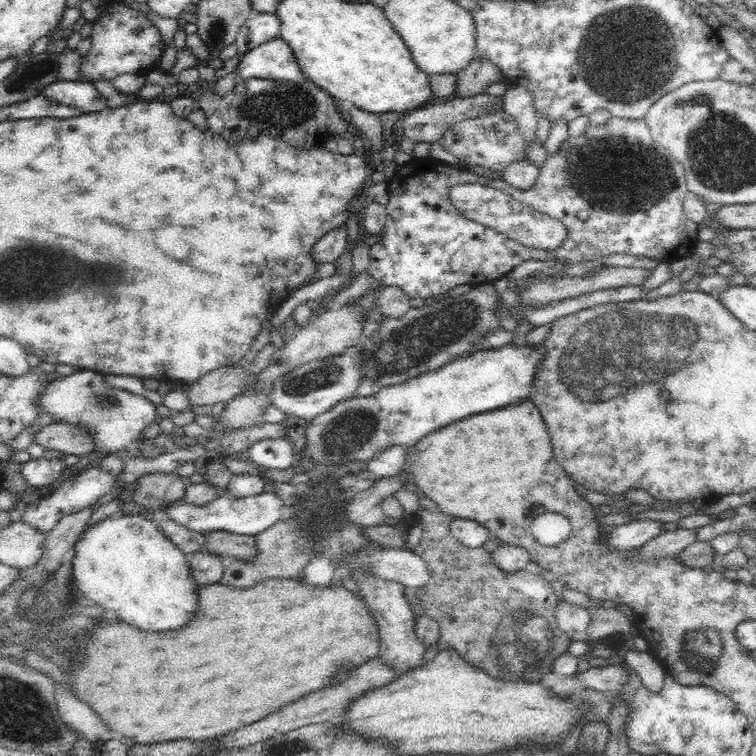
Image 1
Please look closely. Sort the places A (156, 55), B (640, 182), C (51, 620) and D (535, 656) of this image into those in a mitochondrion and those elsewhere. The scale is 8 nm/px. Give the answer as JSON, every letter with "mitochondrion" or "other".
{"A":"other","B":"mitochondrion","C":"mitochondrion","D":"mitochondrion"}

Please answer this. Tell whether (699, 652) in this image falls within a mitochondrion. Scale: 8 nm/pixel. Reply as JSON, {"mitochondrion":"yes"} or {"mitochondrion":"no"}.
{"mitochondrion":"yes"}

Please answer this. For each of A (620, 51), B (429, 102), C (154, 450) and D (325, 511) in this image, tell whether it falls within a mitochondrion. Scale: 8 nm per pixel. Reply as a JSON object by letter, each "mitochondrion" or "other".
{"A":"mitochondrion","B":"other","C":"other","D":"mitochondrion"}

